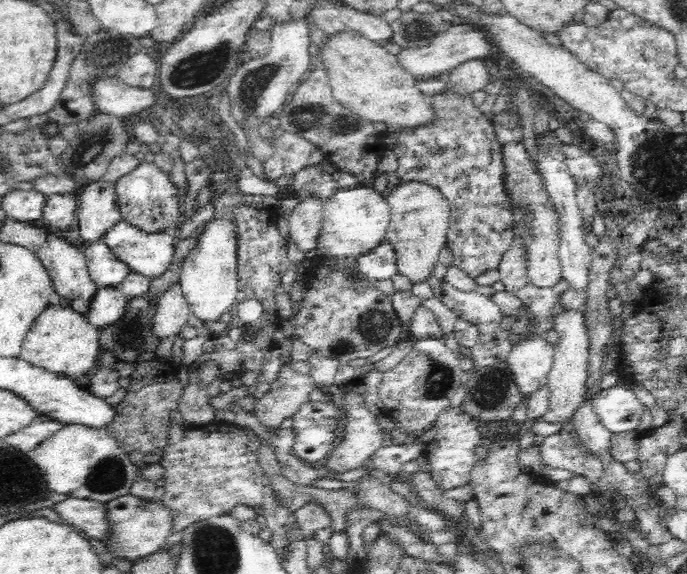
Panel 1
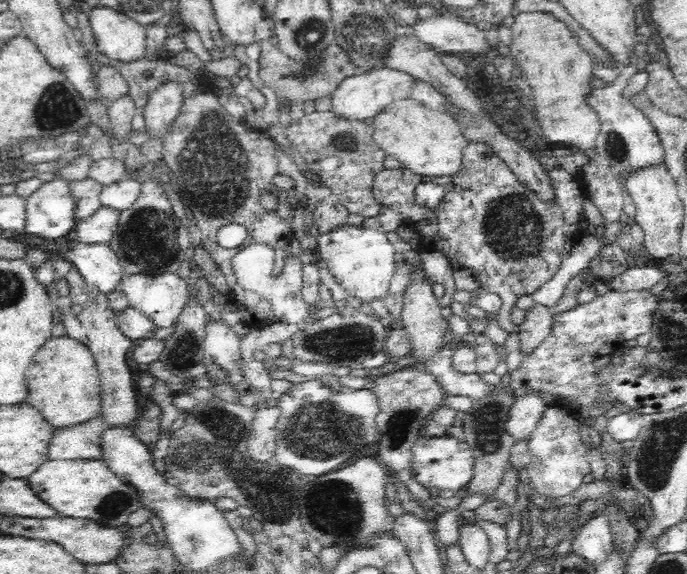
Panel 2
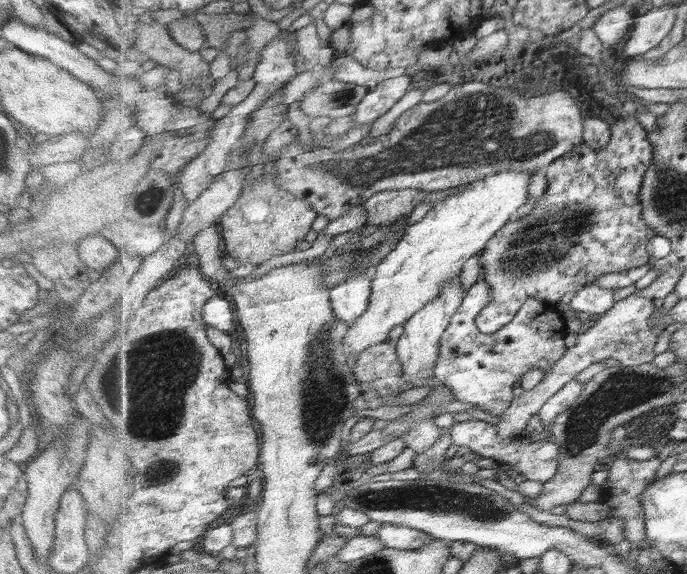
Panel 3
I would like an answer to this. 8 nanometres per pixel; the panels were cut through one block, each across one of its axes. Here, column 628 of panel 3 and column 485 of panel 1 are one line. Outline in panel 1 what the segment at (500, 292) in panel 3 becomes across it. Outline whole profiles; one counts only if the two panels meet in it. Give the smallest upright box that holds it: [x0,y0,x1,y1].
[393,89,516,278]

